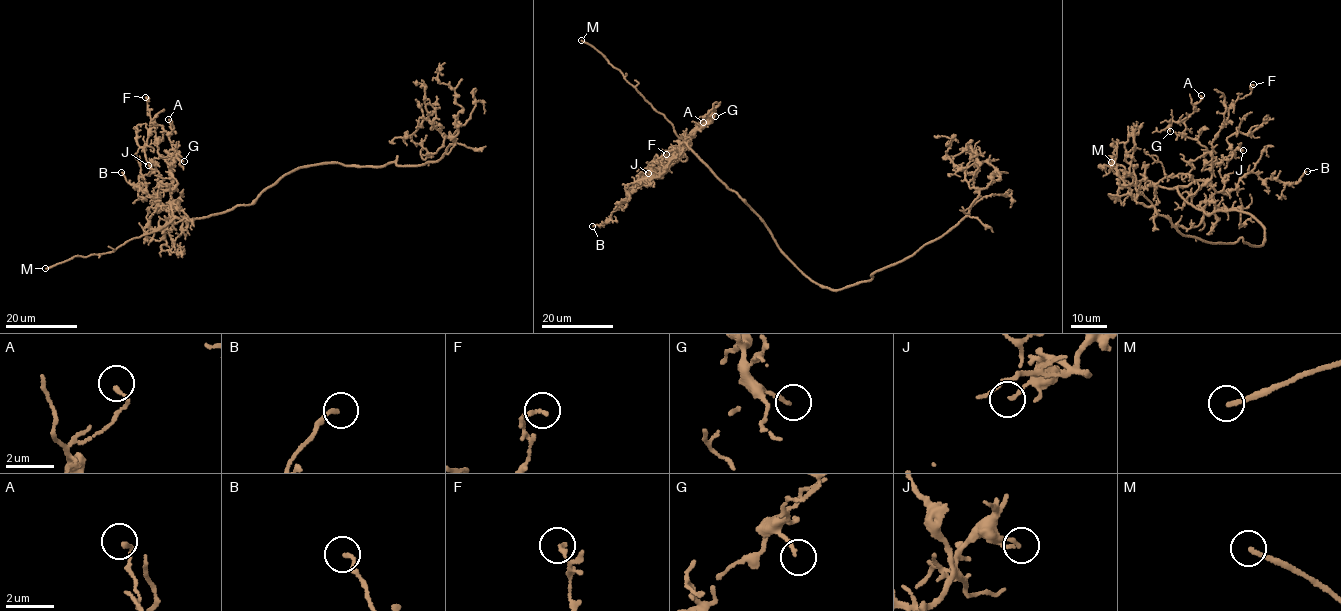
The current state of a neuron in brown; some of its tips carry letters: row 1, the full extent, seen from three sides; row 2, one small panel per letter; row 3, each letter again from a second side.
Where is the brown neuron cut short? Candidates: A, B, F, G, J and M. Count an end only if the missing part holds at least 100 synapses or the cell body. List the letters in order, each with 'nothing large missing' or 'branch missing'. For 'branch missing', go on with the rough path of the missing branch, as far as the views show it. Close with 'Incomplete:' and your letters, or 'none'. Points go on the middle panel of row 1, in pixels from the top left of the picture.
A: nothing large missing
B: nothing large missing
F: nothing large missing
G: nothing large missing
J: nothing large missing
M: branch missing; course (581, 40), (571, 37), (565, 27), (561, 28)
Incomplete: M

